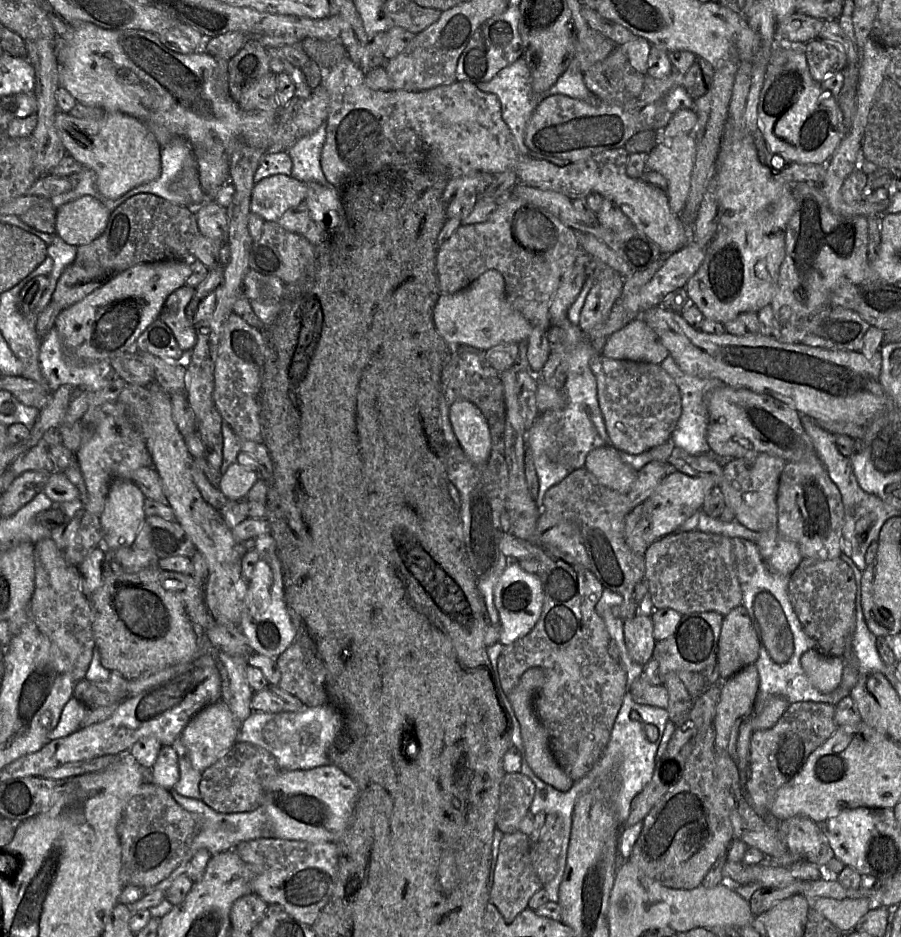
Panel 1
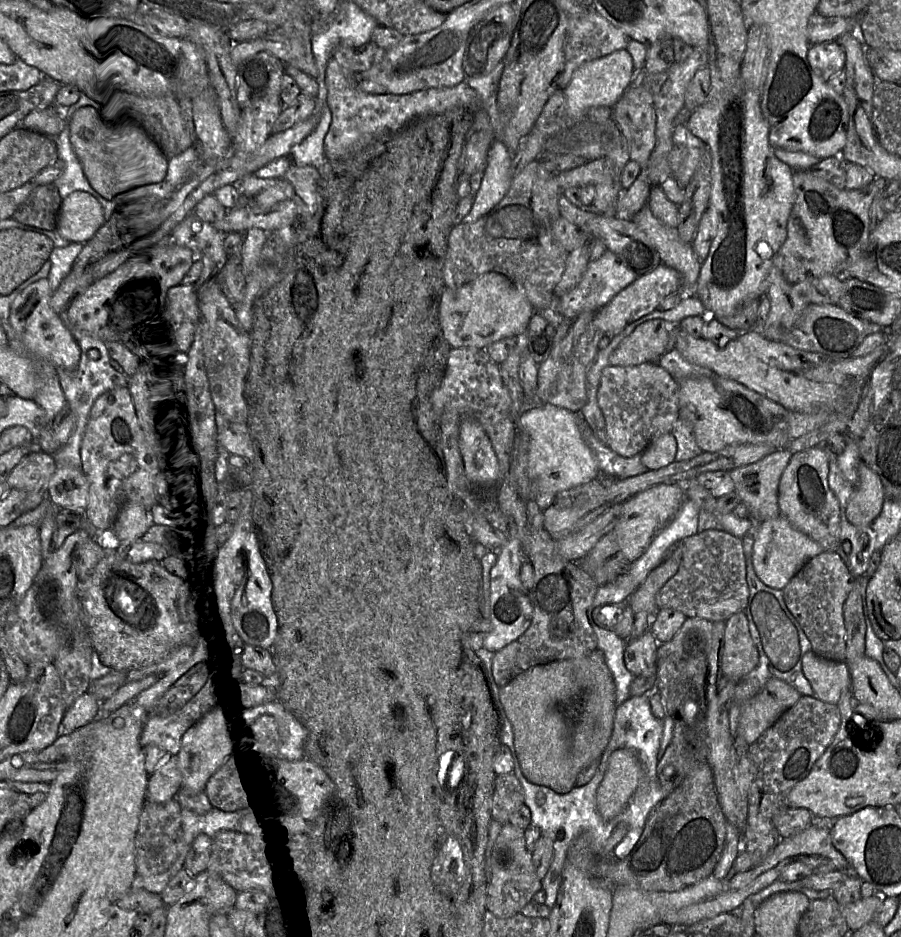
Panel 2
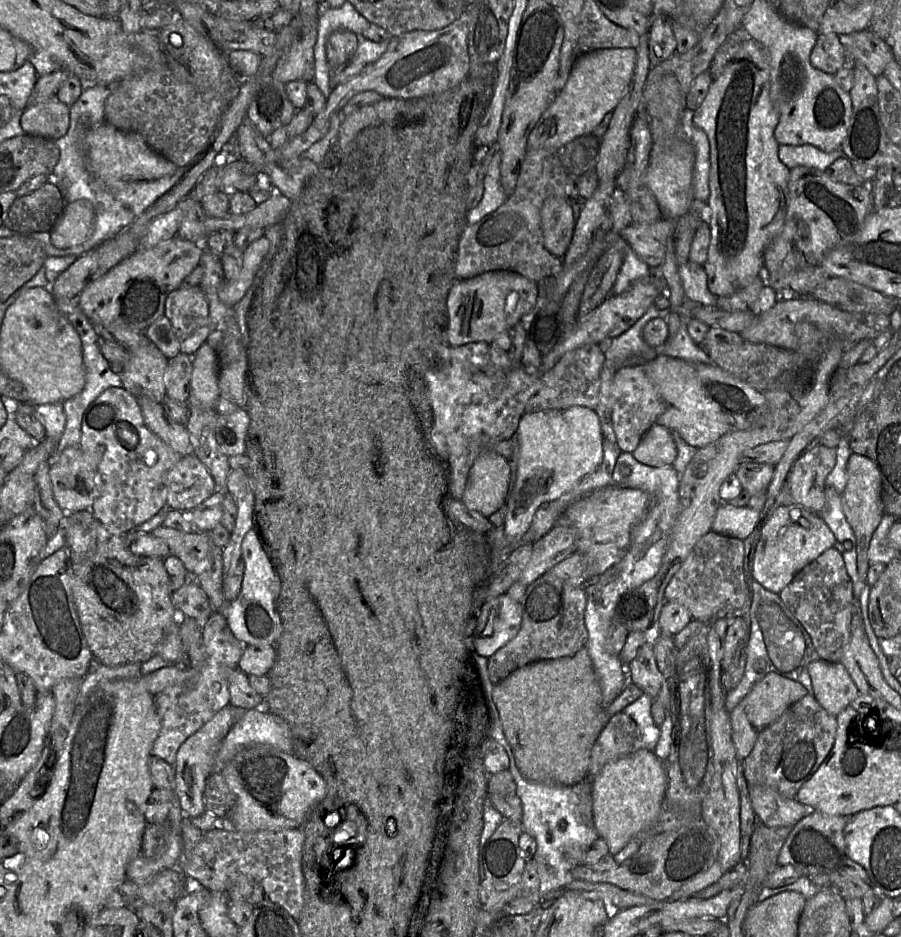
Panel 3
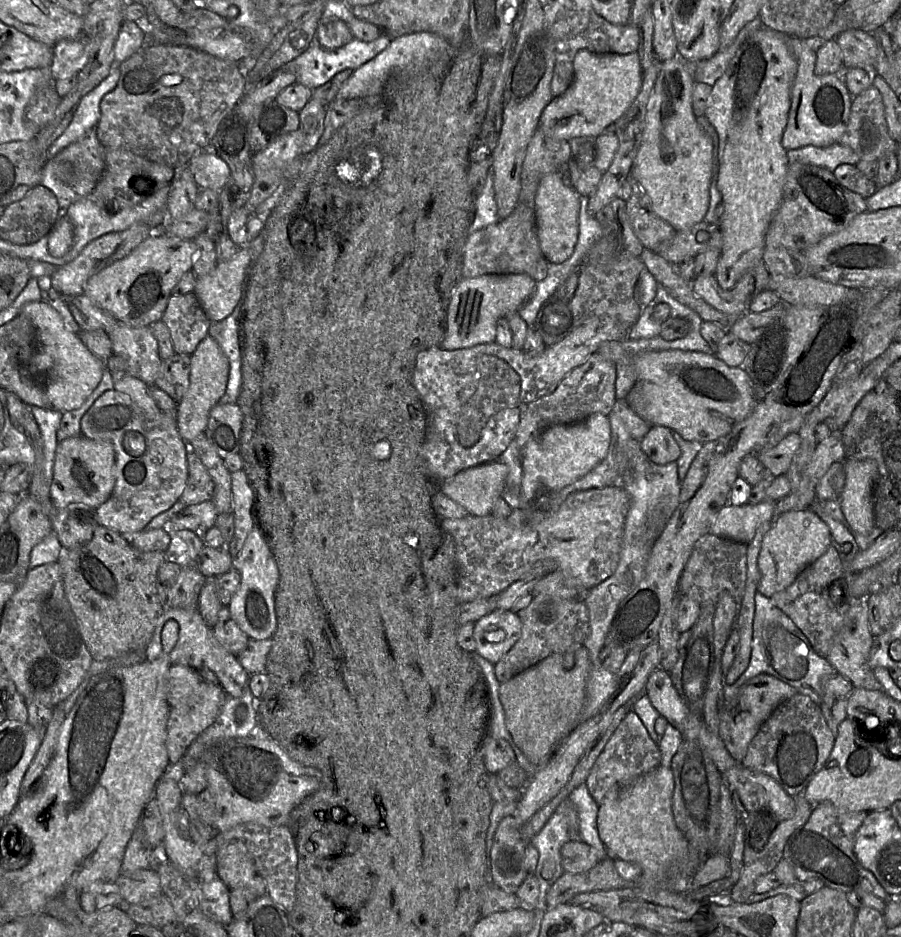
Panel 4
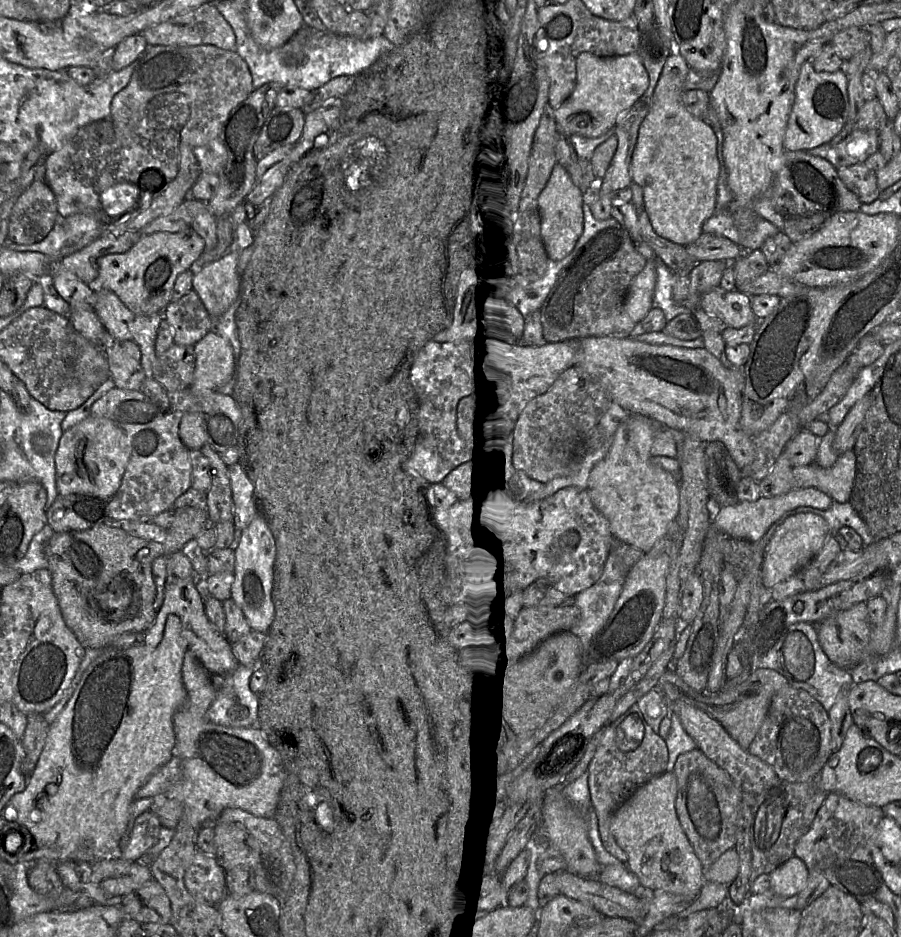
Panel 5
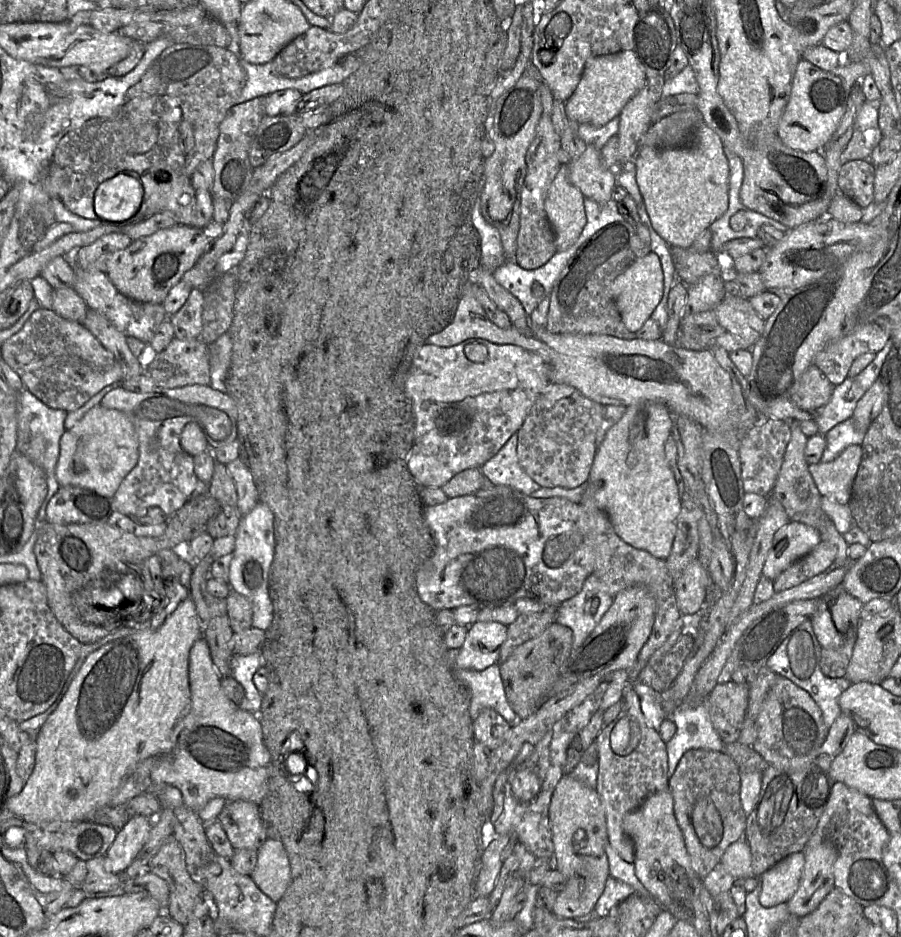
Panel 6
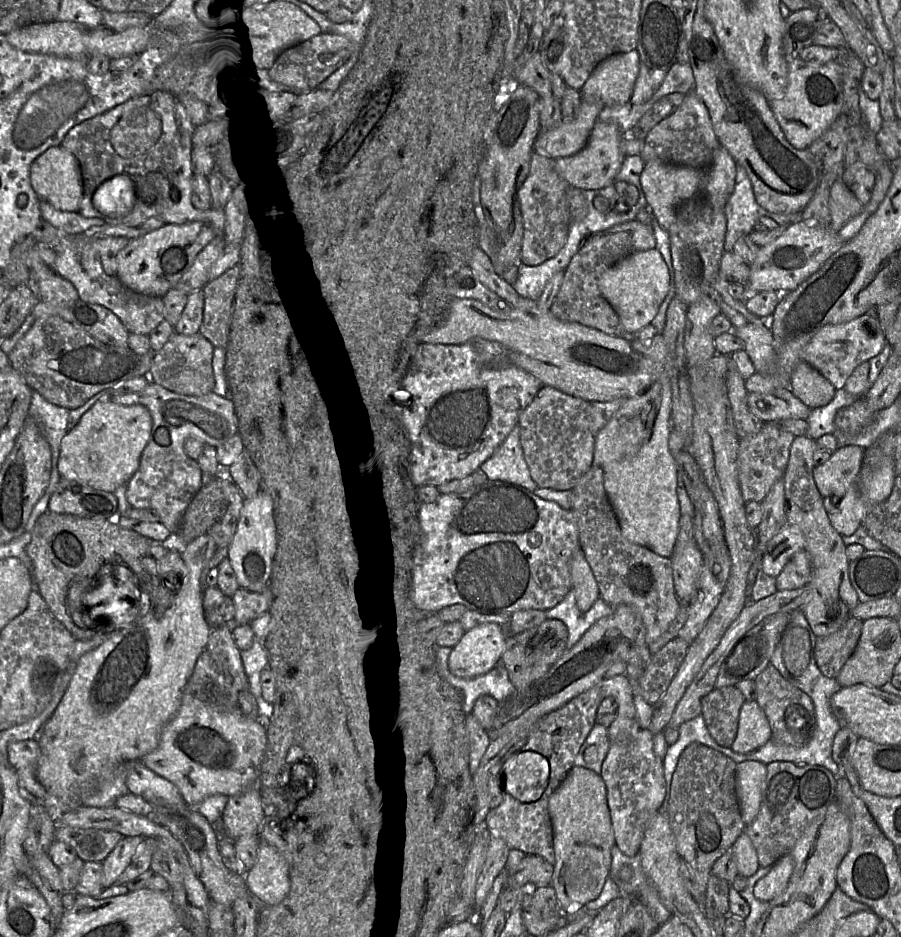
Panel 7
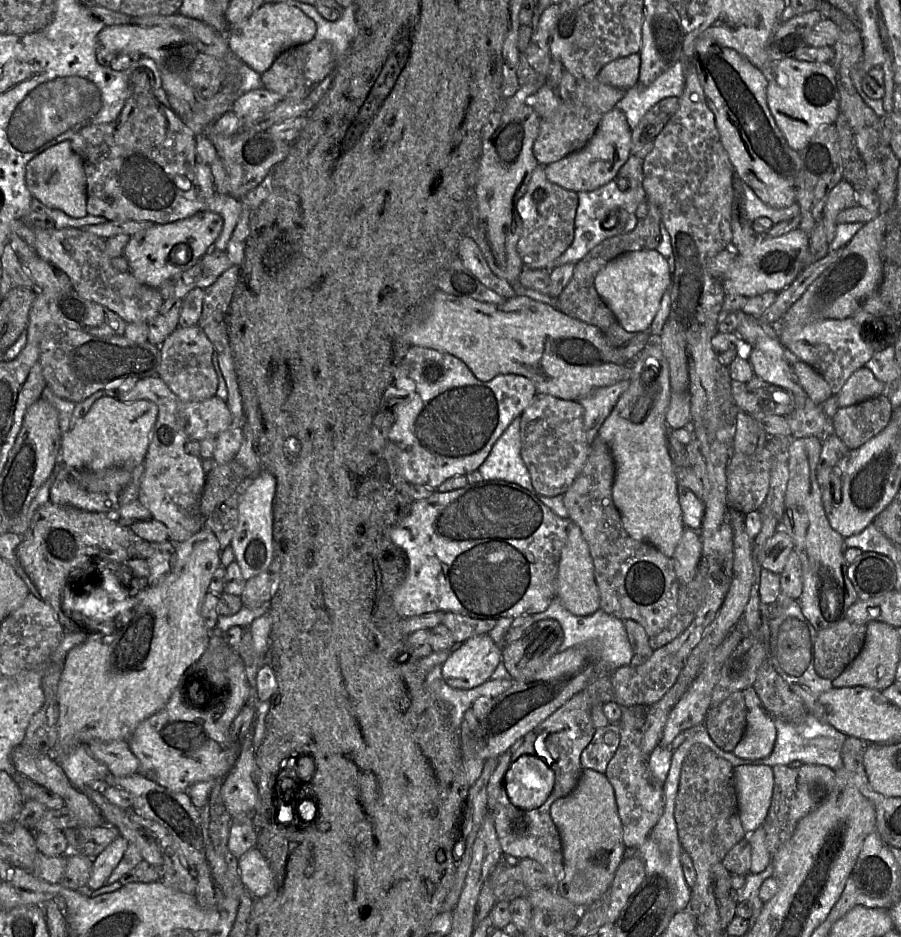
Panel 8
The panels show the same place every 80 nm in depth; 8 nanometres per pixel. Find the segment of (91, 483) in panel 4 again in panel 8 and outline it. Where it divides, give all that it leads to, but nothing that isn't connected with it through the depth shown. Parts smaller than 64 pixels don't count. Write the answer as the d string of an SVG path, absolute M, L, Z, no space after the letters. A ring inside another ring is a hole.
M103 396L74 428L63 434L62 462L79 470L99 471L112 466L136 467L143 463L158 414L157 405L146 399L122 402Z

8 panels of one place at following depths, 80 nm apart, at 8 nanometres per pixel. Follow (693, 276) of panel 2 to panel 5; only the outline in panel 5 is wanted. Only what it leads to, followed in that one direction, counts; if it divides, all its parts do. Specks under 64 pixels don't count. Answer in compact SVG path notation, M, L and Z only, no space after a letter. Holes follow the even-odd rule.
M716 287L702 296L700 306L706 313L715 317L727 327L742 328L758 321L751 309L750 296L738 290L726 291L721 287Z

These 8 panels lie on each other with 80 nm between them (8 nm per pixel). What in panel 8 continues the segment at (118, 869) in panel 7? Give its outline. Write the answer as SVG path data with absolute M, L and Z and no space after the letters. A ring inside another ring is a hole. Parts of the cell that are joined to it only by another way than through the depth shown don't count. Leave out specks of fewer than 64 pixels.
M120 835L97 857L92 858L92 871L88 881L88 889L91 892L106 885L107 879L122 860L128 846L127 839Z

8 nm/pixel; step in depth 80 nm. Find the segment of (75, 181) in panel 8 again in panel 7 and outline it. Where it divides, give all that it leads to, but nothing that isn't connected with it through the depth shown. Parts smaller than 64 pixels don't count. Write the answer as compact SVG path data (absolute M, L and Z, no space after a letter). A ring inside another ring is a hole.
M61 145L52 146L30 166L30 181L37 195L63 211L78 212L82 181L76 157Z

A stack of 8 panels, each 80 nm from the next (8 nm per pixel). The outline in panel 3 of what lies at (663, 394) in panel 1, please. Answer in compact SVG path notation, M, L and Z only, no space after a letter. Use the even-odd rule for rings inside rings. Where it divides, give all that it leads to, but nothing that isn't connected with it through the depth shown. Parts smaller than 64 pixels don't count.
M628 366L616 371L611 381L612 424L616 442L623 452L632 453L640 440L664 411L663 401L643 366Z

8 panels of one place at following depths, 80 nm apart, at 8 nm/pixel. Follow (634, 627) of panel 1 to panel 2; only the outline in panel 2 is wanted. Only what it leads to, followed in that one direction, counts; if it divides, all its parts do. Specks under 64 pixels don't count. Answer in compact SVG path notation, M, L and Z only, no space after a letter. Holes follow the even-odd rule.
M651 630L640 637L626 640L624 661L627 669L635 676L657 675L658 641Z

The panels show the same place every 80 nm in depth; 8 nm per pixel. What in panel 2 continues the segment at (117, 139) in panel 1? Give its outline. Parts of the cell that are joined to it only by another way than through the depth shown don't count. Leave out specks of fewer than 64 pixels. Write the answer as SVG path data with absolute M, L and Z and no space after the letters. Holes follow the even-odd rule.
M111 104L81 107L68 119L70 142L90 185L107 200L159 184L165 177L168 159L145 132L122 118Z

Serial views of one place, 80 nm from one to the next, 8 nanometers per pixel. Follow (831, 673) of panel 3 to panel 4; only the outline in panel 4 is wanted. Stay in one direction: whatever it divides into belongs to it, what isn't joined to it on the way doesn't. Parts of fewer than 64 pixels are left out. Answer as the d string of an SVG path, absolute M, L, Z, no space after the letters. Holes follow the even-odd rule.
M839 673L828 677L823 683L820 707L834 736L837 735L841 722L847 718L846 708L853 690L854 686L851 681Z

